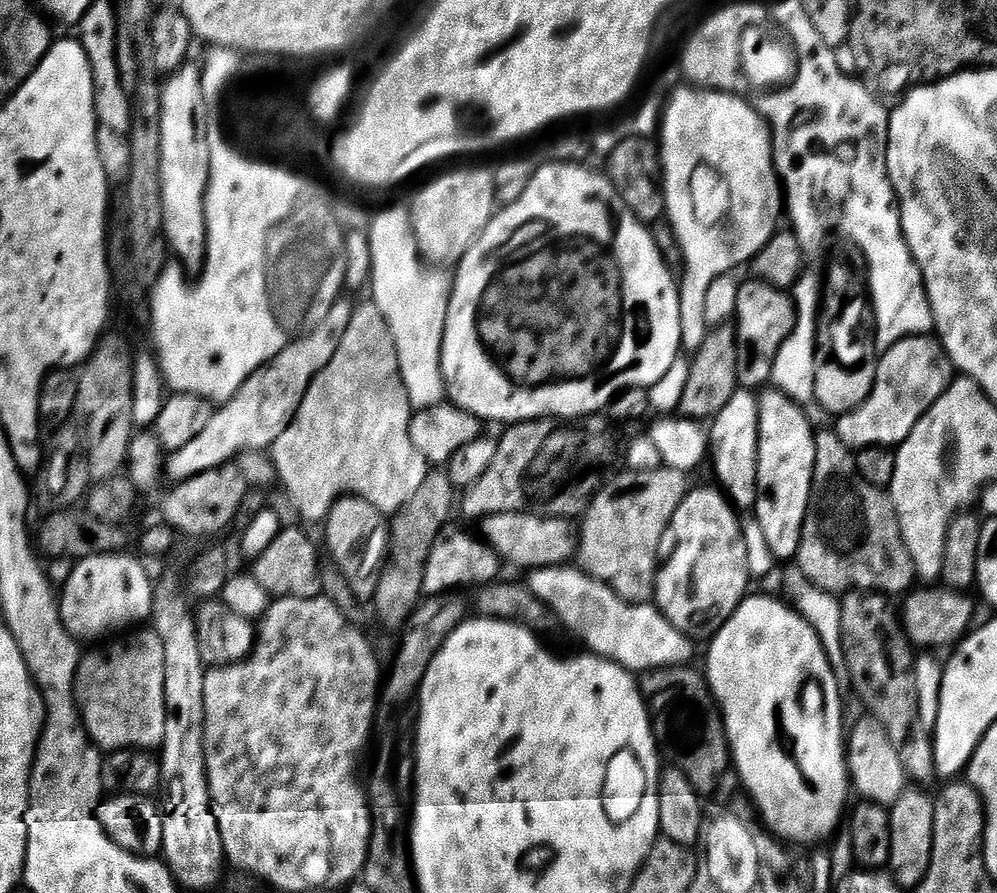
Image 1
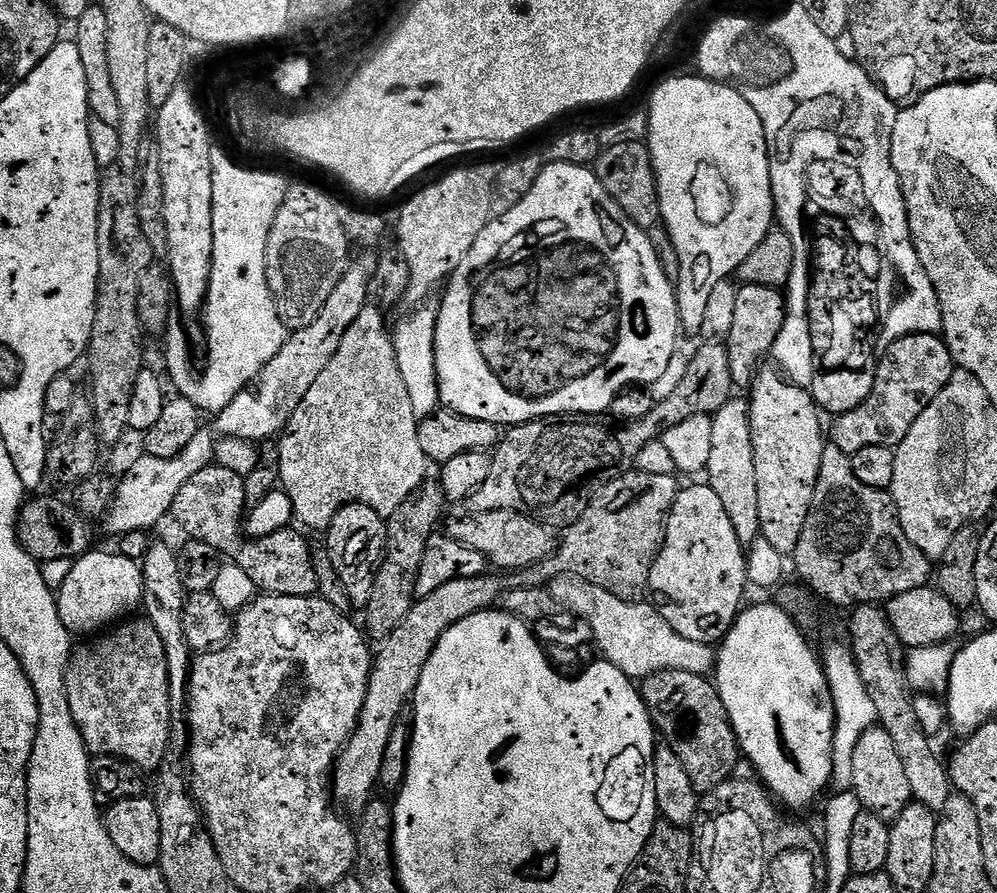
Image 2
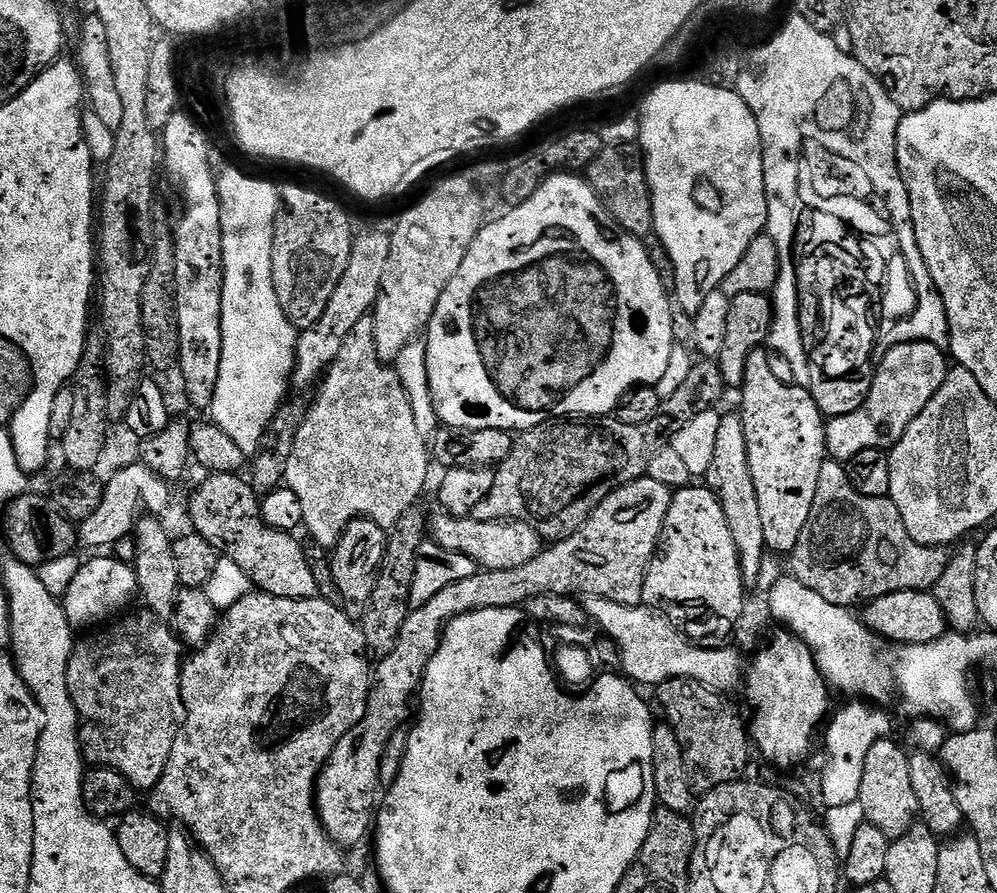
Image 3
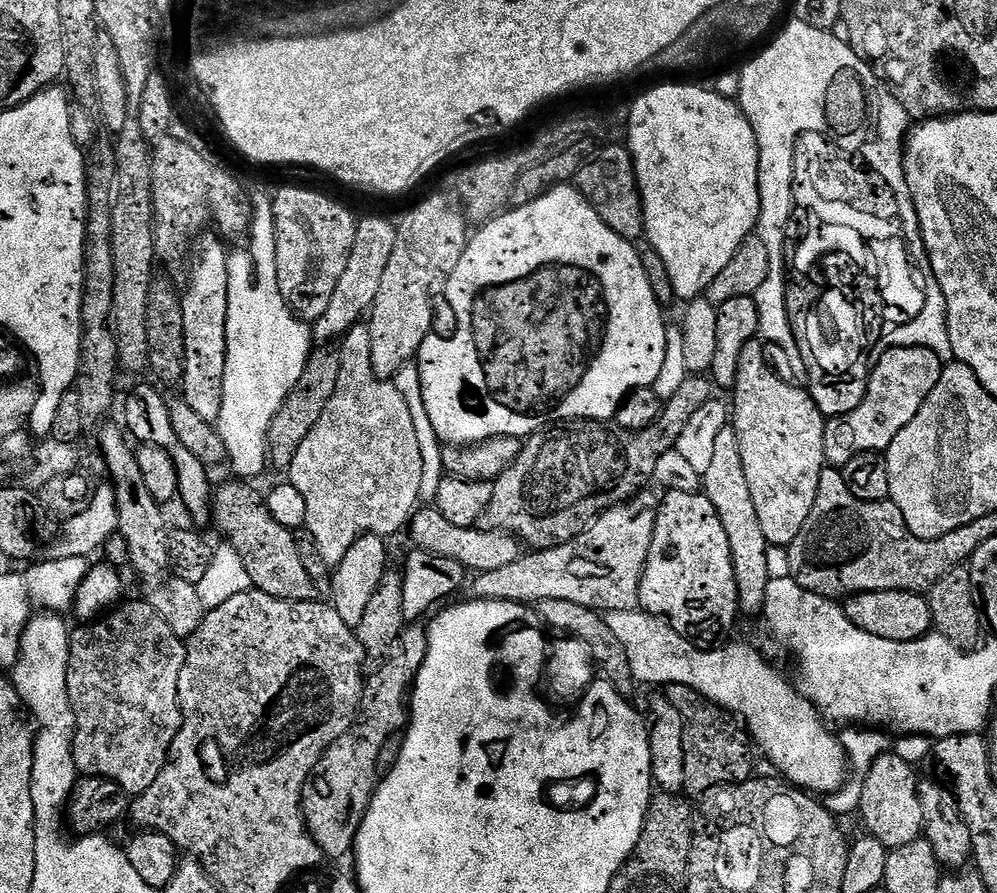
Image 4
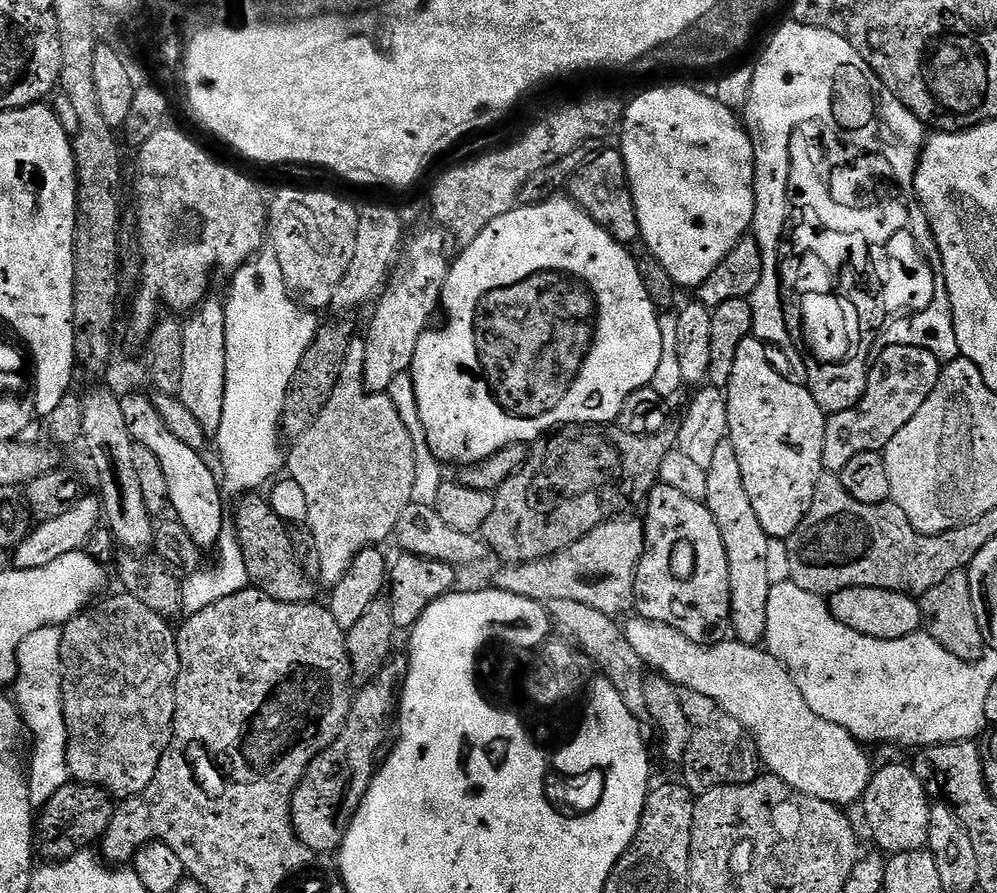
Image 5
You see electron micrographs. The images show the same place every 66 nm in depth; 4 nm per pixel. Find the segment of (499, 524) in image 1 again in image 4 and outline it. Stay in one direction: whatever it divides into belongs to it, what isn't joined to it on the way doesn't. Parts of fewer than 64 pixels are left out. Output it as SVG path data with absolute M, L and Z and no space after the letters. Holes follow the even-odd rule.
M424 506L412 513L410 521L410 533L412 532L412 544L415 547L426 550L430 554L439 554L442 558L454 558L466 570L473 568L473 573L479 574L486 570L498 570L501 566L510 566L510 562L518 562L522 555L521 541L508 532L489 530L484 526L467 528L466 526L454 526L434 506Z

